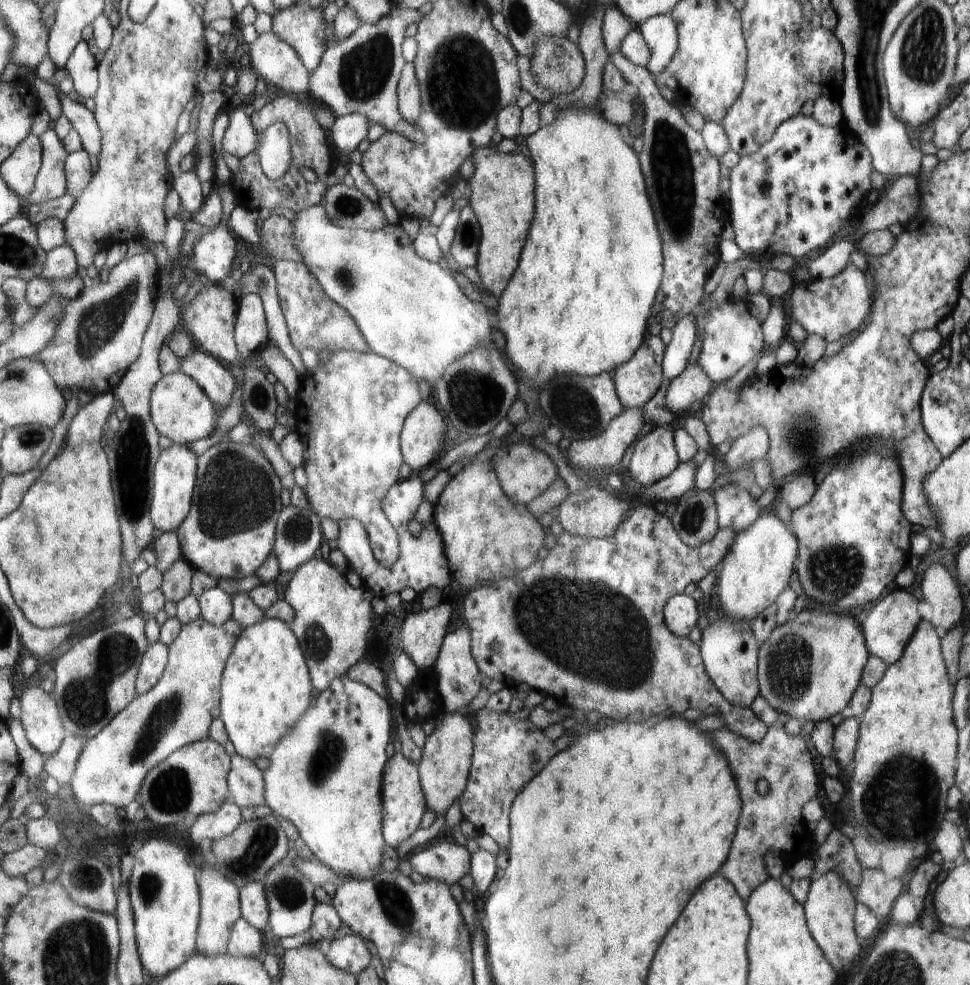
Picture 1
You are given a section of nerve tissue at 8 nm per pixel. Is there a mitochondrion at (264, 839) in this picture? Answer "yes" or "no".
yes

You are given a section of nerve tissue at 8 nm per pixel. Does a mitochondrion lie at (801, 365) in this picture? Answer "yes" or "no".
no

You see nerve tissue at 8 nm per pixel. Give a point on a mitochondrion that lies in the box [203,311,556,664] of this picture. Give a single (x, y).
(475, 397)

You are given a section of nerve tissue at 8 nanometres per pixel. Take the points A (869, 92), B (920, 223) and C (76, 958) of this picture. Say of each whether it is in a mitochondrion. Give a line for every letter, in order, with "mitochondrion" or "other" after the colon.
A: mitochondrion
B: other
C: mitochondrion

